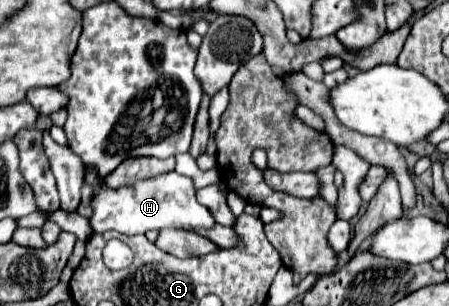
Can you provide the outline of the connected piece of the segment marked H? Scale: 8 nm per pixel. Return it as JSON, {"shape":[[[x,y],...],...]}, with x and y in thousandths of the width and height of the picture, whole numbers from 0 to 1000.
{"shape":[[[189,542],[189,601],[216,608],[203,647],[207,699],[198,712],[207,719],[207,758],[261,752],[265,765],[292,771],[292,765],[323,765],[327,752],[363,752],[363,745],[470,752],[479,732],[470,686],[434,654],[430,595],[394,562],[367,562],[363,575],[341,575],[341,588],[310,588],[310,601],[296,601],[292,614],[252,621],[229,595],[229,582],[212,562],[212,549]]]}

